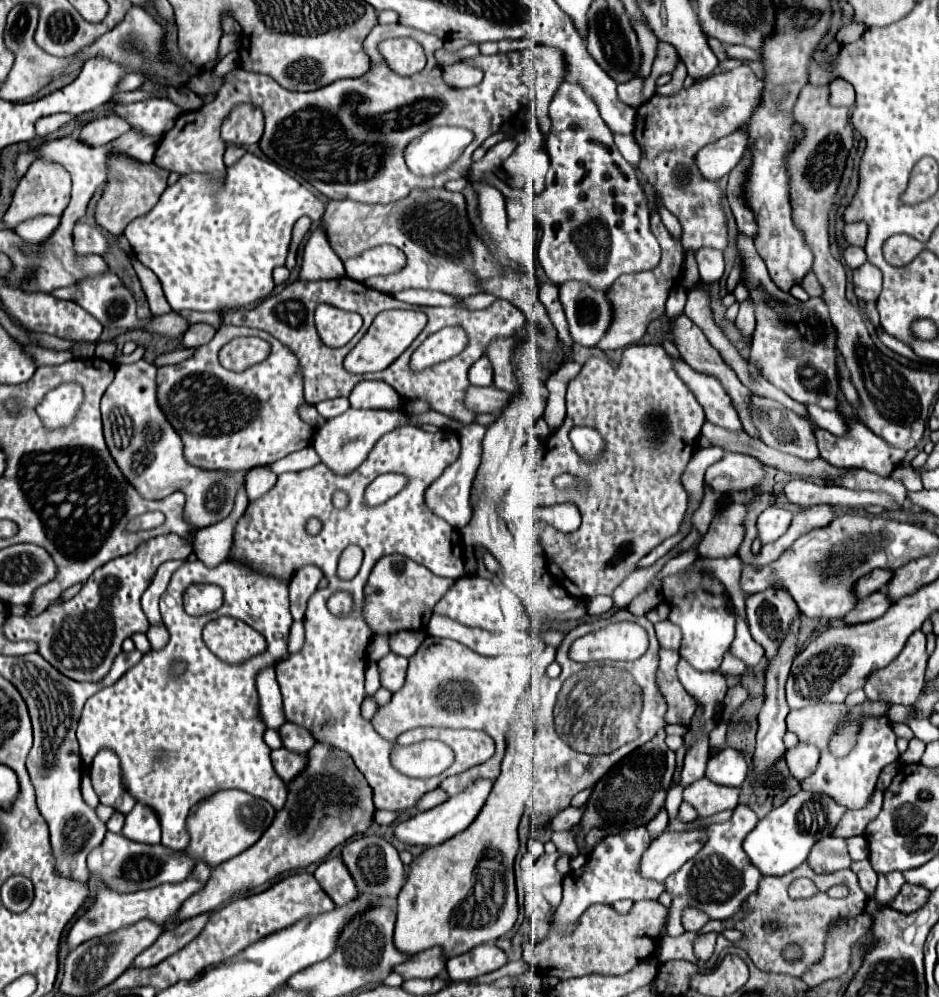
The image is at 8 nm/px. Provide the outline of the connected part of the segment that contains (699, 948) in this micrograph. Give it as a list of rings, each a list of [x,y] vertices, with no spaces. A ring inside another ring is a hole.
[[[710,932],[699,935],[694,941],[694,953],[699,961],[707,962],[713,952],[717,939],[717,933]]]

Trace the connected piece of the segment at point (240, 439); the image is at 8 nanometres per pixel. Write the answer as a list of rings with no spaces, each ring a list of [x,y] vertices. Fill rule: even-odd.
[[[221,325],[217,335],[203,347],[197,349],[197,353],[177,365],[165,365],[159,369],[159,405],[163,405],[167,419],[171,425],[175,425],[175,431],[183,437],[185,443],[185,457],[191,465],[205,467],[205,469],[253,469],[261,465],[269,465],[271,461],[283,459],[289,453],[301,451],[313,443],[315,427],[305,423],[299,417],[299,407],[305,403],[303,397],[303,385],[297,369],[295,355],[281,345],[275,337],[271,337],[267,331],[249,329],[249,327],[237,327],[237,325]],[[255,335],[271,343],[269,357],[245,369],[243,373],[229,371],[221,367],[217,353],[225,343],[229,343],[235,337],[247,337]]]

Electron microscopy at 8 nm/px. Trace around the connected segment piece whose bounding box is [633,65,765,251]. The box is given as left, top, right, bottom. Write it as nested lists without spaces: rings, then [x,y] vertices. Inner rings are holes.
[[[741,65],[733,71],[727,73],[713,73],[707,79],[695,81],[689,89],[681,89],[677,95],[671,97],[661,97],[653,95],[647,103],[643,103],[637,109],[637,123],[635,123],[635,141],[641,147],[641,163],[639,171],[659,189],[659,195],[663,197],[663,205],[679,219],[683,227],[683,247],[685,249],[701,249],[701,247],[711,247],[725,251],[729,245],[729,221],[723,209],[723,195],[725,191],[719,187],[717,181],[705,181],[701,175],[697,163],[695,163],[695,153],[703,149],[703,145],[709,145],[727,133],[733,133],[741,125],[747,125],[755,113],[755,107],[761,103],[765,91],[765,83],[755,77],[749,65]]]

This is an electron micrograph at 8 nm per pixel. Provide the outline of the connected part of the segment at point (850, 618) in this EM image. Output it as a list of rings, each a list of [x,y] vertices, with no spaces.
[[[875,591],[875,593],[871,593],[869,597],[861,599],[859,605],[857,605],[851,613],[847,613],[845,623],[865,623],[865,621],[877,619],[877,617],[881,617],[889,607],[891,607],[891,599],[889,599],[887,591]]]

